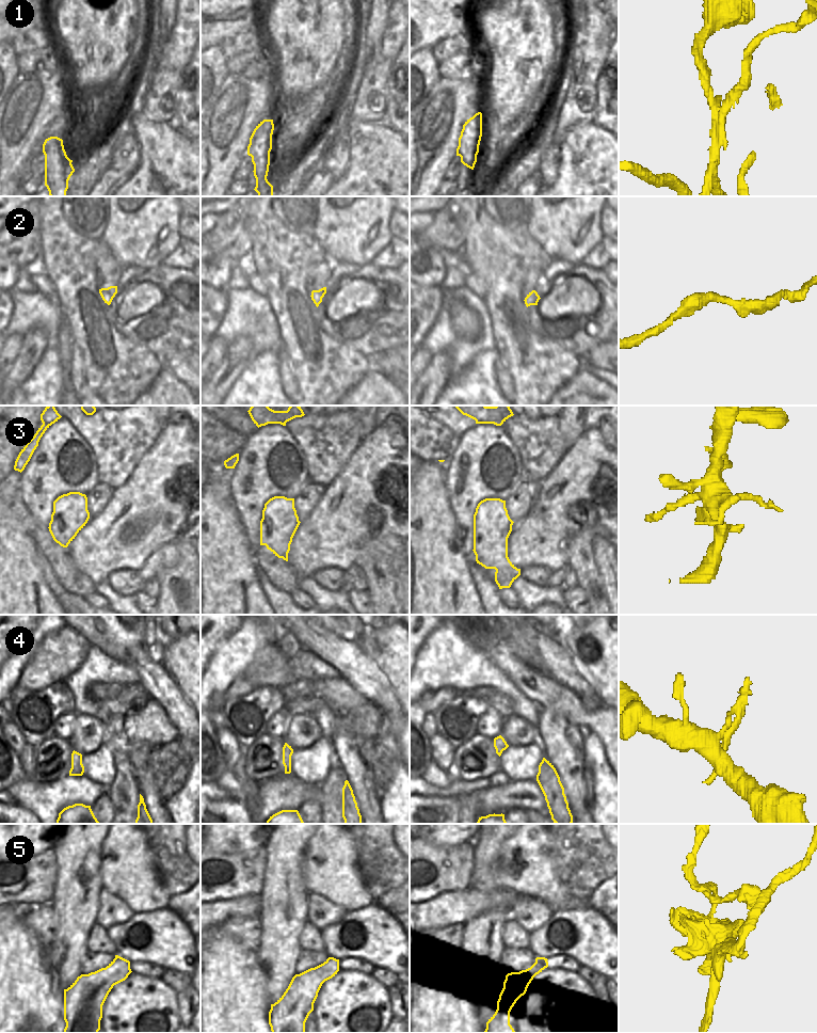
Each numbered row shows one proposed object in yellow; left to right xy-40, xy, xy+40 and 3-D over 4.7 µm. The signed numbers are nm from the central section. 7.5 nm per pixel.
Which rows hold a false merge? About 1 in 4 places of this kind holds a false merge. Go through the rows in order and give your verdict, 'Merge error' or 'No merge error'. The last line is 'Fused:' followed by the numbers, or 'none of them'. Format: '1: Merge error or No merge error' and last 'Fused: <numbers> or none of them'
1: Merge error
2: No merge error
3: No merge error
4: No merge error
5: Merge error
Fused: 1, 5.

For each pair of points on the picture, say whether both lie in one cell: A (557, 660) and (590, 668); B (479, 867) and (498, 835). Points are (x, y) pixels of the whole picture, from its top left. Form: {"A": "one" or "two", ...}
{"A": "two", "B": "one"}

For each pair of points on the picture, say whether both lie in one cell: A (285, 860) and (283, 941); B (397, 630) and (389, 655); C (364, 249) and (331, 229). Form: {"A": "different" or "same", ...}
{"A": "same", "B": "same", "C": "same"}

